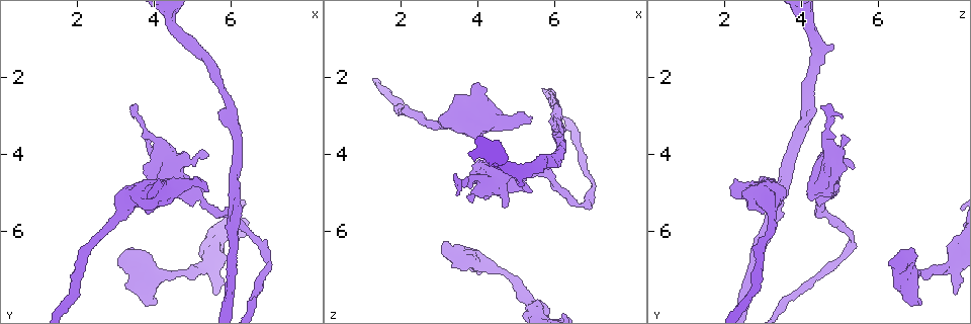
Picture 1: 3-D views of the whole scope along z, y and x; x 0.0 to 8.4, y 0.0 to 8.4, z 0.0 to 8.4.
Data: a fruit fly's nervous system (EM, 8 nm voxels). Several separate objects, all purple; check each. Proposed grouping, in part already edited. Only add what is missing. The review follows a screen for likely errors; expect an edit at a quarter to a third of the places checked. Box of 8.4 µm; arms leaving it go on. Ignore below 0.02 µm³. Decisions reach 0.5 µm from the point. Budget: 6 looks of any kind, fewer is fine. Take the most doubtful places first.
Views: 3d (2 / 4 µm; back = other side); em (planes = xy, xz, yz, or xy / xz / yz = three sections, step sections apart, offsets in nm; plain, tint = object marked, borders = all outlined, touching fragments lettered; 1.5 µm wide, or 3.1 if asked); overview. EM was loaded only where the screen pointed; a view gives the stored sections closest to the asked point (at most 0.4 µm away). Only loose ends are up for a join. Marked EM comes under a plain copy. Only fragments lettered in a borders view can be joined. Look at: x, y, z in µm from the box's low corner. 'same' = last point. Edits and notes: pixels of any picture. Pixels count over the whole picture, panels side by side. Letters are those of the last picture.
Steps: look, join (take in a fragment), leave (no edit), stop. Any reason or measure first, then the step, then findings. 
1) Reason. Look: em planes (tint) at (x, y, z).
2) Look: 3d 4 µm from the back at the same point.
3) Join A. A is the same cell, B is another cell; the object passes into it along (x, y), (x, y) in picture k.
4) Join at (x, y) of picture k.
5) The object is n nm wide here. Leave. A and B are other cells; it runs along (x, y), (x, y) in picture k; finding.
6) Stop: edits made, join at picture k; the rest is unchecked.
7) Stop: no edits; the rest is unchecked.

An open end. Look: em xz step 8 (borders) at (3.35, 2.70, 4.55).

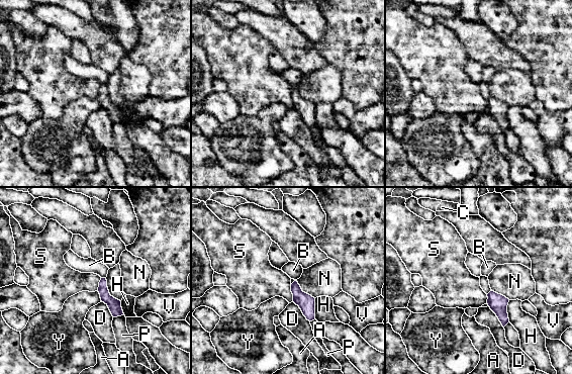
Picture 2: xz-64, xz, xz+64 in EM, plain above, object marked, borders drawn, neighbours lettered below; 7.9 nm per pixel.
Cut it another way. Look: em planes (borders) at the same point.

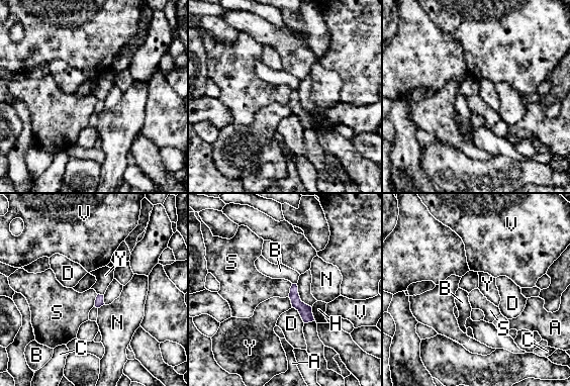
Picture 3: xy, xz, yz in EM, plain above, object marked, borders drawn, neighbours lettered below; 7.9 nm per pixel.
The longest contact is with D, 170 nm. Leave. A, B, C, D, H, N, S, V and Y are other cells; none of them fits.

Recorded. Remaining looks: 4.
Tapers out. Look: 3d 2 µm at (5.35, 4.15, 4.95).

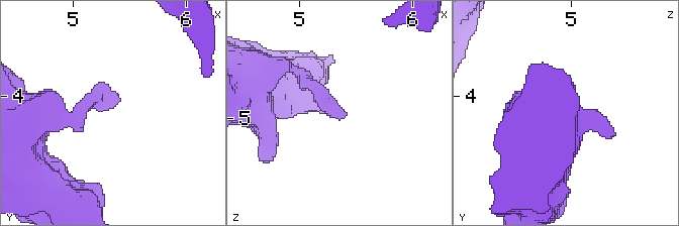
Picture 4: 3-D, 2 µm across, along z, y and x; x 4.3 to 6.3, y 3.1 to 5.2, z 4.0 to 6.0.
Look: em planes (borders) at (5.34, 4.10, 4.98).

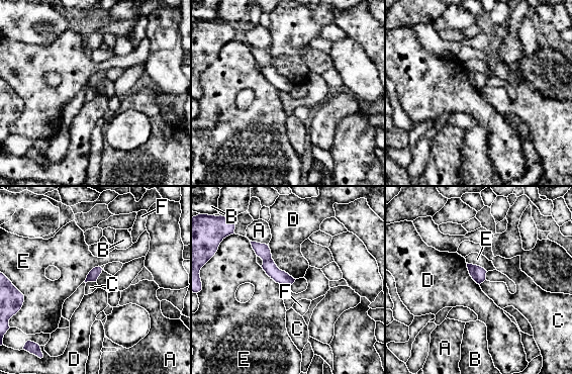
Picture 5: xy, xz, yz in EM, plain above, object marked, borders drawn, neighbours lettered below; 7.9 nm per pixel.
Leave. A, B, C, D, E and F are other cells; a border runs along (95, 281), (88, 281), (86, 283) in picture 5; none of them fits.

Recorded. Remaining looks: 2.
An open end. Look: 3d 2 µm at (3.85, 7.85, 7.05).

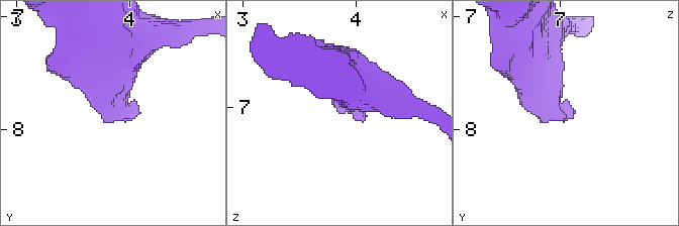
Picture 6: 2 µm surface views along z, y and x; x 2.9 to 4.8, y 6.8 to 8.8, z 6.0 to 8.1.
Need the tissue. Look: em planes (borders) at (3.86, 7.88, 7.04).

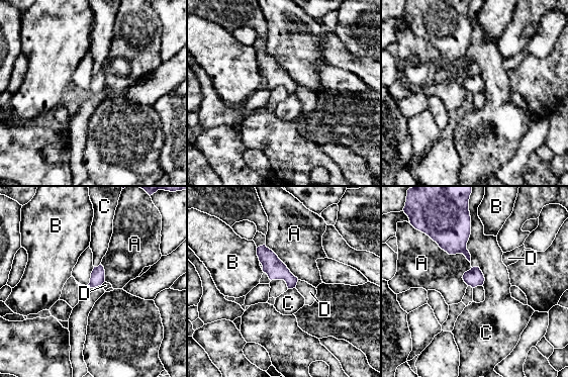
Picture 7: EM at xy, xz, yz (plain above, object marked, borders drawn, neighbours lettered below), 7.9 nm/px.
Leave. A, B, C and D are other cells; none of them fits.

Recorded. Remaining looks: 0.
Stop: no edits; the rest is unchecked.

